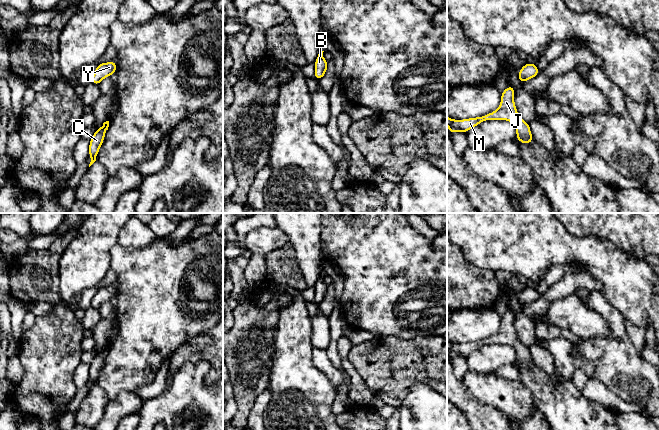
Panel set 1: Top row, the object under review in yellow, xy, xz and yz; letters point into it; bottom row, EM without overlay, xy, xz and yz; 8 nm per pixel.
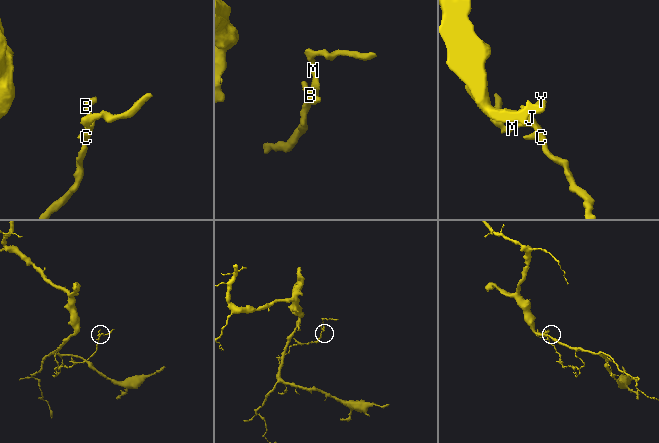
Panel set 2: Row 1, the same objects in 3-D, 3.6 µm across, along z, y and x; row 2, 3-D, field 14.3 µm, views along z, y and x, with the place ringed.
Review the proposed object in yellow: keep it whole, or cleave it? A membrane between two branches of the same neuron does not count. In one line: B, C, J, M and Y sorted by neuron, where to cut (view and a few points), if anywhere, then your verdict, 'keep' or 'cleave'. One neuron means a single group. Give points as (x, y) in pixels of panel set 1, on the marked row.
groups B C J M Y; cut none; keep

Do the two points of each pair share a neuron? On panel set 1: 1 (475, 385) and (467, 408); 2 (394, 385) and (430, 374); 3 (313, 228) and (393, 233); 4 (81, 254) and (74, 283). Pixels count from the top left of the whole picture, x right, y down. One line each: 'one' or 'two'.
1: two
2: one
3: two
4: one

